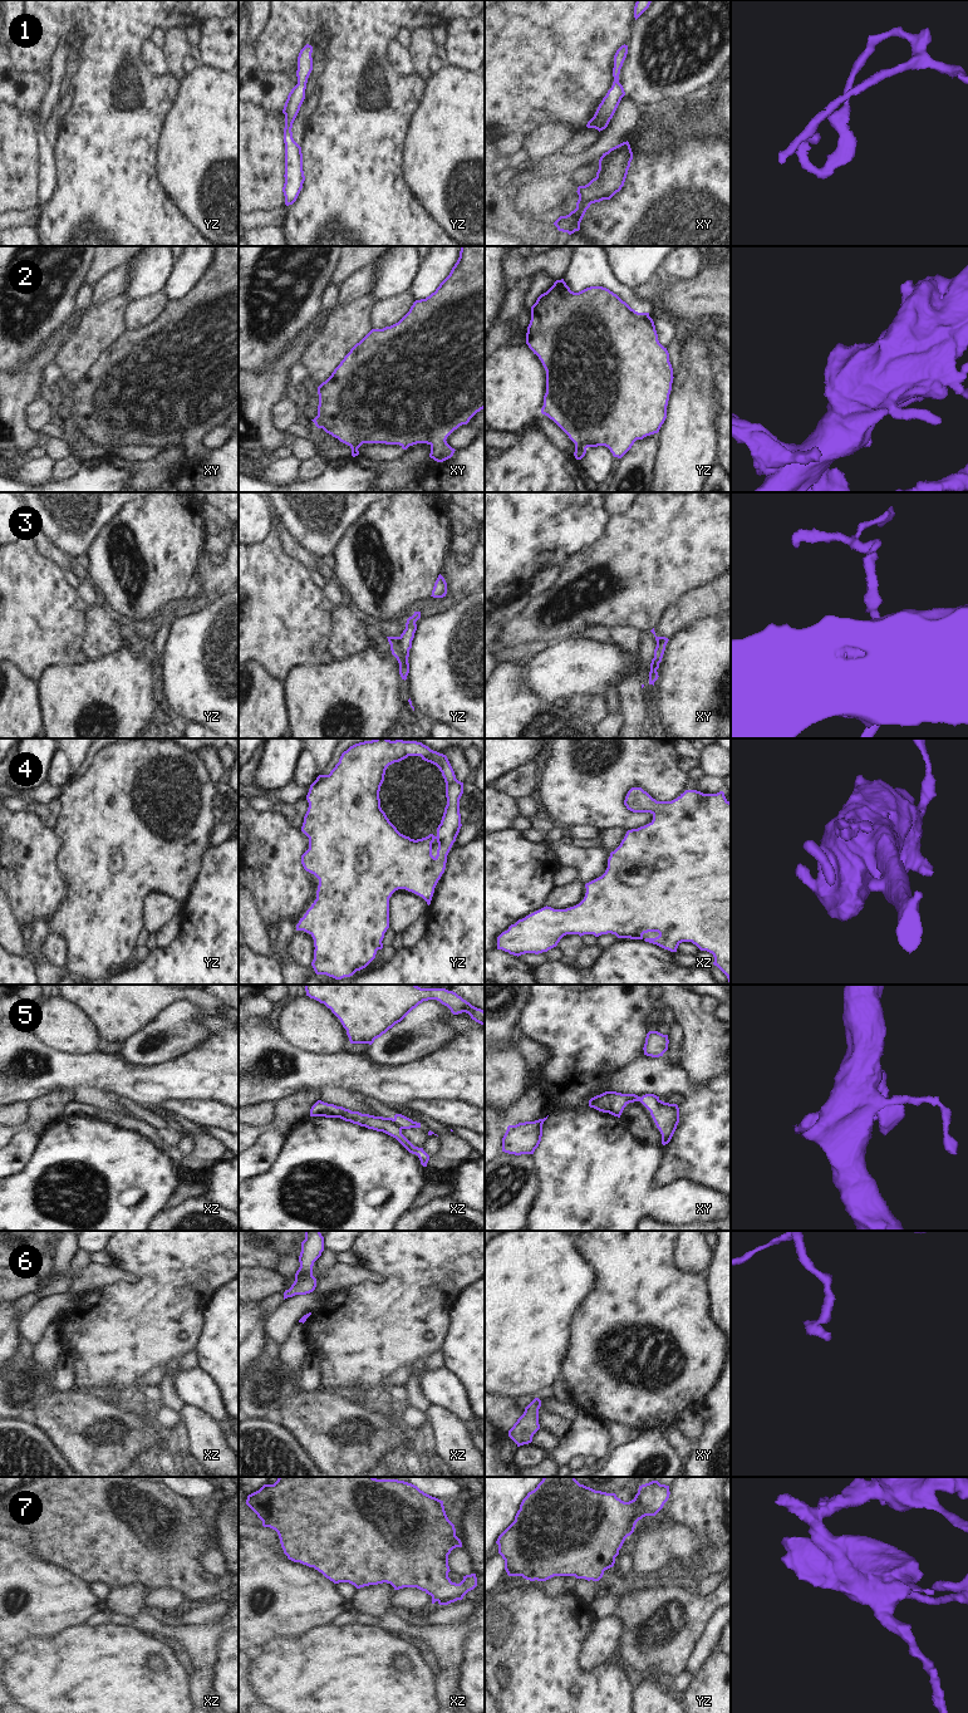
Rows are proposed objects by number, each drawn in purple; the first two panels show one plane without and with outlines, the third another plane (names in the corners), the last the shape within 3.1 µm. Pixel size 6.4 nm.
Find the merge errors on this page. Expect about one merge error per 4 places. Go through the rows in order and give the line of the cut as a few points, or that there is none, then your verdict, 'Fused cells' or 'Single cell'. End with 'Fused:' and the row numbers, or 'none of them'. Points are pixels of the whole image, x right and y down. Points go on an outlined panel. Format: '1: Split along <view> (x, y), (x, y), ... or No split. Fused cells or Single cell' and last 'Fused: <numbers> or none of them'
1: No split. Single cell
2: No split. Single cell
3: No split. Single cell
4: No split. Single cell
5: Split along xz (393, 1119), (402, 1128). Fused cells
6: No split. Single cell
7: No split. Single cell
Fused: 5

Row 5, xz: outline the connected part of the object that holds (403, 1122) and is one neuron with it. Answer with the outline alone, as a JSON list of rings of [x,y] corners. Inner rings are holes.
[[[395,1114],[394,1120],[402,1129],[421,1128],[421,1123],[413,1121],[402,1114]]]

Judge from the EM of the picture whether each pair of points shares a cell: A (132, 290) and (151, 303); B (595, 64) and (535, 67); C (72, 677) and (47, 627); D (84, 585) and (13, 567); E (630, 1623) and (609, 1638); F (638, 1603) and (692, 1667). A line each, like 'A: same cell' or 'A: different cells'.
A: different cells
B: same cell
C: different cells
D: different cells
E: different cells
F: different cells

